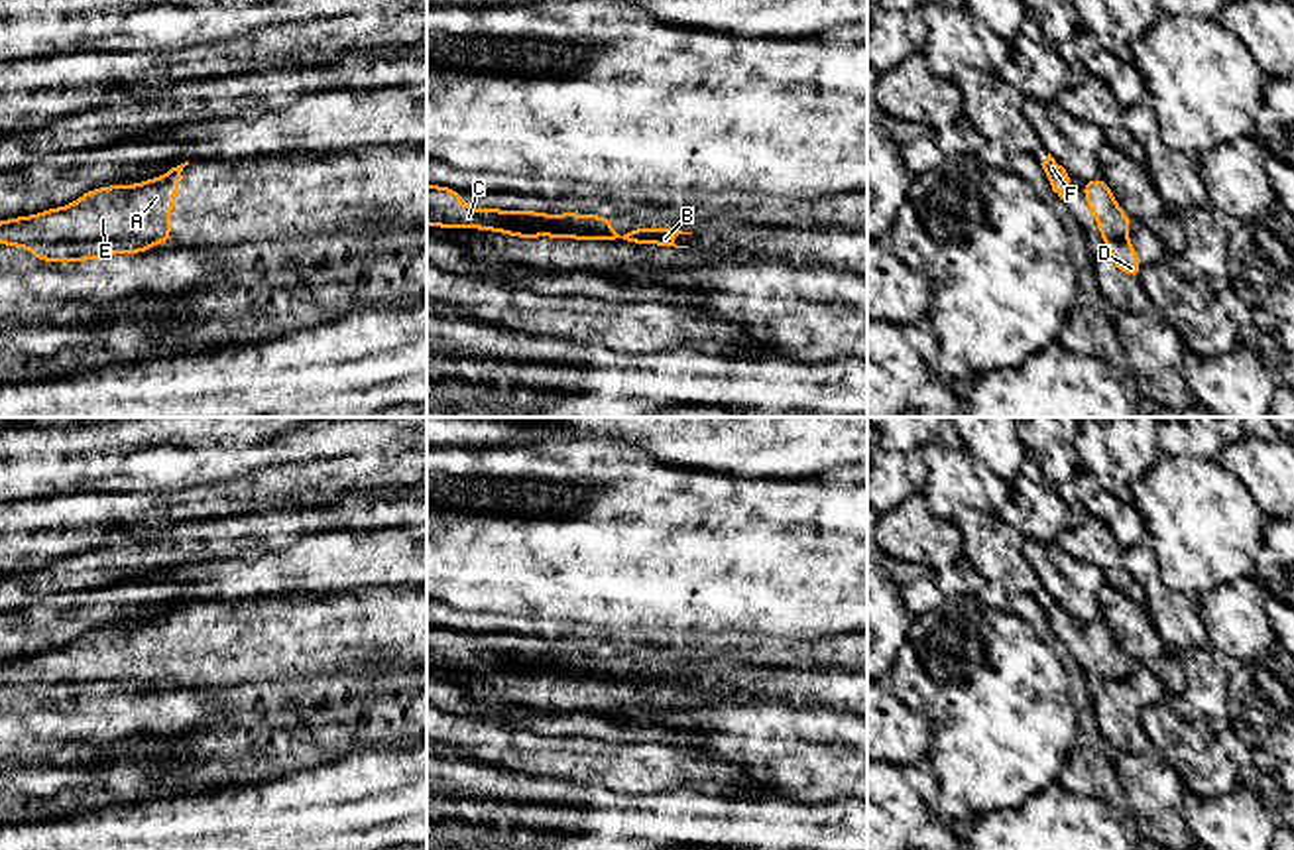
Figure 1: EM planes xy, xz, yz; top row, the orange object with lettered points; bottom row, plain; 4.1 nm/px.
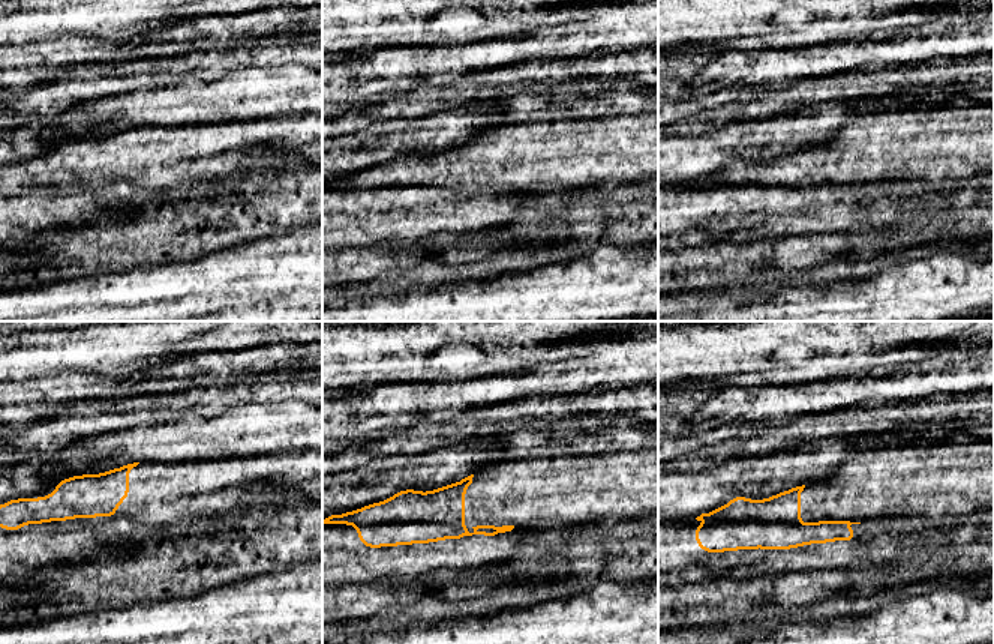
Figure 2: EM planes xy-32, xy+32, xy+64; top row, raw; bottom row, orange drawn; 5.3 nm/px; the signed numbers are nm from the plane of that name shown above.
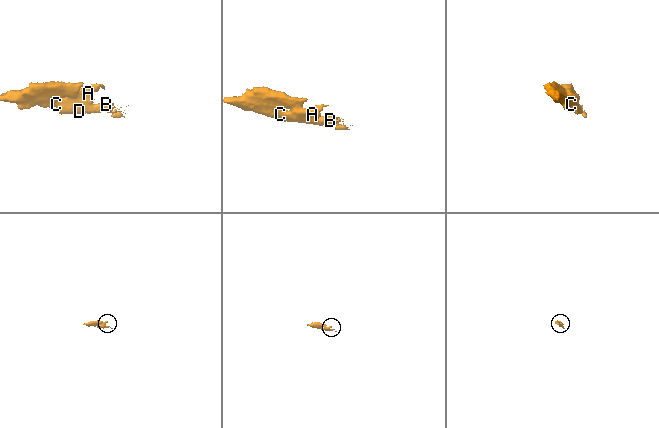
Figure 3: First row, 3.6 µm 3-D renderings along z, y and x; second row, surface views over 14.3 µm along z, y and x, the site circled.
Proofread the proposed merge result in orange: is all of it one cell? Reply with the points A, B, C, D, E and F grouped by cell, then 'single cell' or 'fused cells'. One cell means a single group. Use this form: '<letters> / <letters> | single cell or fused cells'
A C E F / B D | fused cells

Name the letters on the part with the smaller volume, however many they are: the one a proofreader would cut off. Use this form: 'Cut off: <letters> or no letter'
Cut off: B, D

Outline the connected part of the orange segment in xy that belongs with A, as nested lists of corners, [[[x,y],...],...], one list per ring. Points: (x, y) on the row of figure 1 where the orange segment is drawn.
[[[189,161],[136,185],[87,191],[67,207],[0,220],[0,244],[31,248],[41,242],[140,240],[171,242],[171,209]]]

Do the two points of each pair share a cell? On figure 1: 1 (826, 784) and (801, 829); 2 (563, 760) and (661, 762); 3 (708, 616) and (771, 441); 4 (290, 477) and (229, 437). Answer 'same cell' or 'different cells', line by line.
1: different cells
2: same cell
3: different cells
4: different cells

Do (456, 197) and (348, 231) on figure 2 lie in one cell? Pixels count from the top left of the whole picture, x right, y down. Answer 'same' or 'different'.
same

